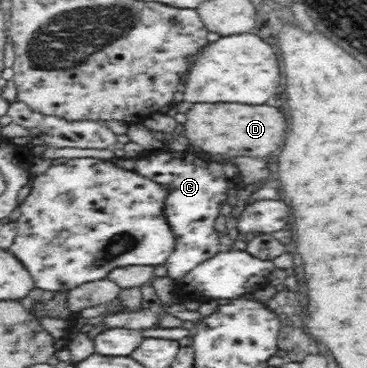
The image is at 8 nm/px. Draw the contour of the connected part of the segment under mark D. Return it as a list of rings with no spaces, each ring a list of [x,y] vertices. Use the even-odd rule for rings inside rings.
[[[195,104],[187,112],[185,132],[191,144],[211,154],[255,156],[263,158],[275,152],[287,134],[287,122],[279,108],[273,106],[227,106],[227,104]]]

